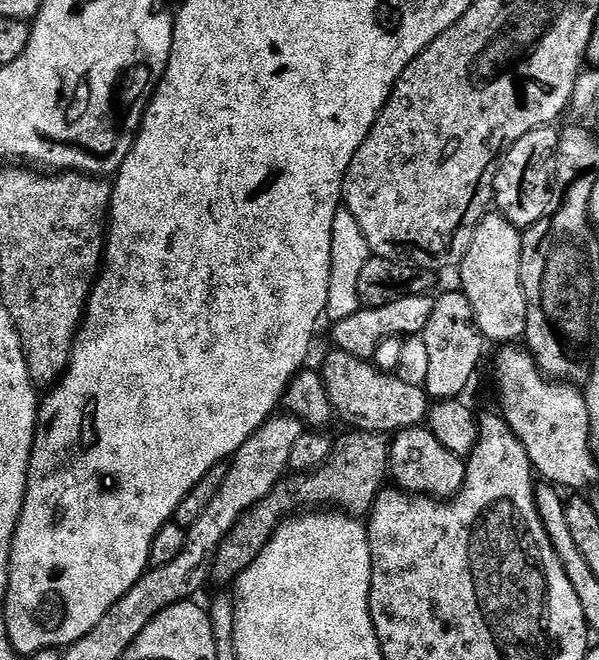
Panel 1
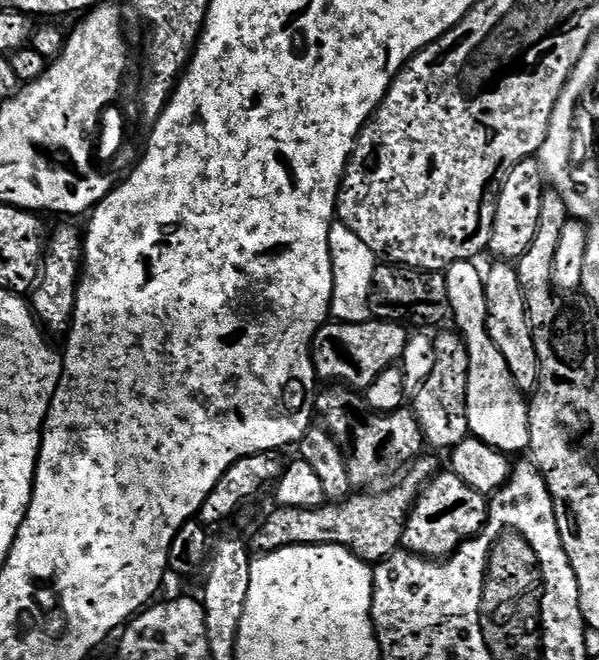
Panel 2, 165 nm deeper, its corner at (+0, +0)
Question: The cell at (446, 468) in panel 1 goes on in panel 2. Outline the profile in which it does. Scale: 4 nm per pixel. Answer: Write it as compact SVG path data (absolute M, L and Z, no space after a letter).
M451 470L441 471L428 481L417 496L404 527L403 547L418 556L429 558L451 556L461 544L465 544L483 530L488 517L489 503L489 497L474 490L474 486L466 486L466 482L458 478L458 474L454 474Z

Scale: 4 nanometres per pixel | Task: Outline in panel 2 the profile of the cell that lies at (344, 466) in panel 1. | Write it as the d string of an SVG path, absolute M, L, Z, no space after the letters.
M420 458L411 465L408 477L400 488L380 490L360 490L344 500L325 502L320 508L302 510L301 508L273 507L273 512L260 524L260 529L250 539L253 553L277 552L286 546L330 546L337 544L350 550L360 560L375 566L392 556L404 542L404 527L417 496L428 481L437 475L438 467L432 460Z

